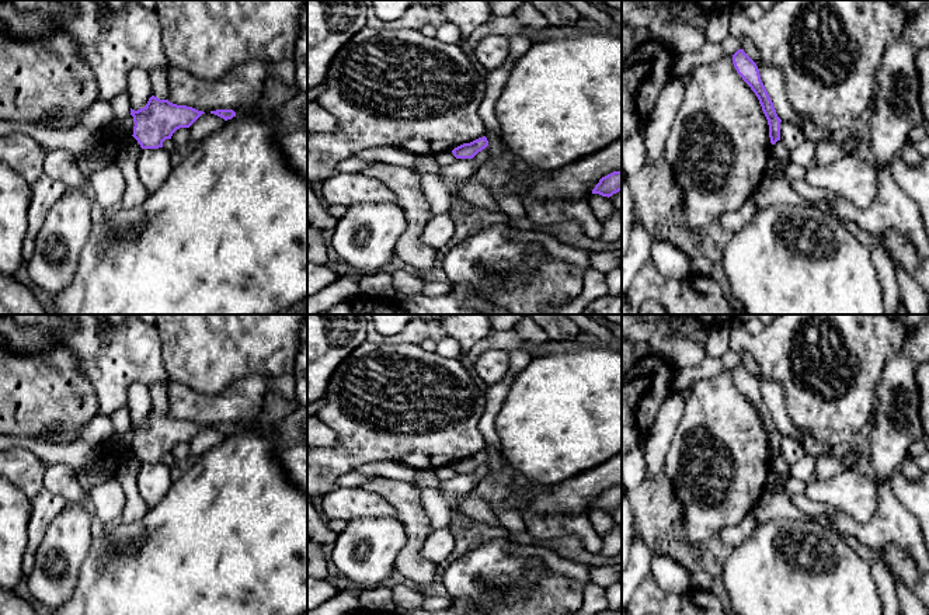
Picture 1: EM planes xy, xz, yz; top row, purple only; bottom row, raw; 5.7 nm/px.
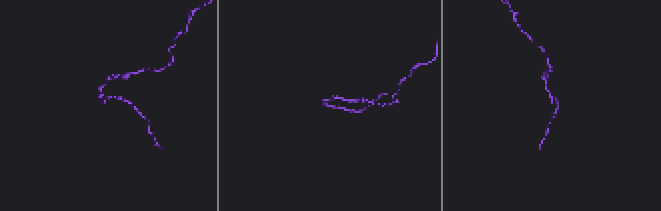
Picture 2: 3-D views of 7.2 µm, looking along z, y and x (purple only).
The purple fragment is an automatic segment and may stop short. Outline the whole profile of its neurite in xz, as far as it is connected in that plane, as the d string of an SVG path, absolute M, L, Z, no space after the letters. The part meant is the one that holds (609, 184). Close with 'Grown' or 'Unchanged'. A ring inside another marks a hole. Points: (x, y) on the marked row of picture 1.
M613 171L599 180L592 190L592 194L599 194L609 198L619 191L622 191L622 171Z. Unchanged

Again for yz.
M738 49L733 55L733 63L737 73L758 97L762 111L768 119L770 143L775 145L780 140L782 119L777 117L773 102L761 80L756 63L744 52L744 49Z. Unchanged

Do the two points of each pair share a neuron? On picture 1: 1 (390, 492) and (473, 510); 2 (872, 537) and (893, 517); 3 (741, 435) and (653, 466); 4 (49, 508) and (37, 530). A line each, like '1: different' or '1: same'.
1: different
2: same
3: different
4: same

